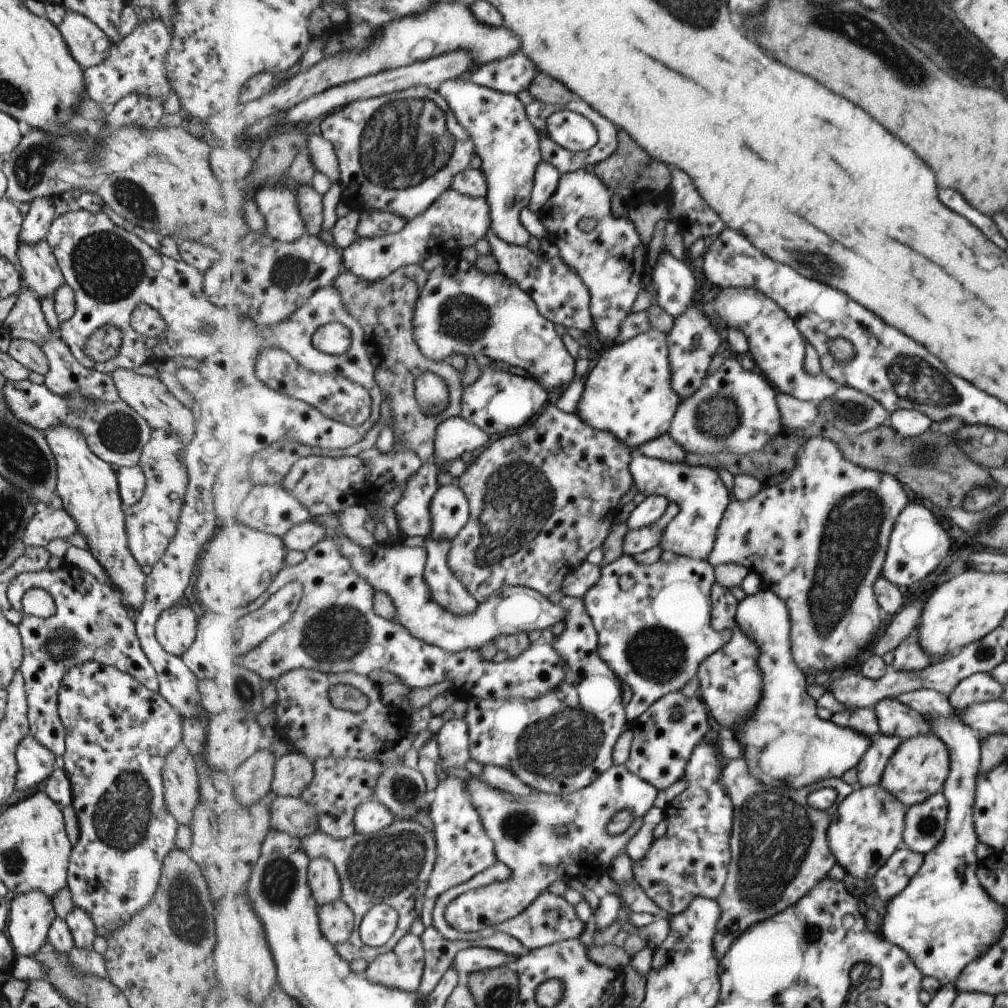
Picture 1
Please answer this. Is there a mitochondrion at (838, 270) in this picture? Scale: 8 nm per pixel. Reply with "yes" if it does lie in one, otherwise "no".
yes

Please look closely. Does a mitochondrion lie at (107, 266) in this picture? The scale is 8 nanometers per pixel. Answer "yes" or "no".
yes

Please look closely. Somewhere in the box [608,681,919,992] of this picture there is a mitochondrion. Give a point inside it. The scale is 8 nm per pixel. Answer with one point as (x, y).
(778, 834)

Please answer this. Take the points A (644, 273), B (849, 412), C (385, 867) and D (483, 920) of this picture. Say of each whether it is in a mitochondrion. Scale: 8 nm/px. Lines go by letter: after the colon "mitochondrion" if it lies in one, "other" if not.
A: other
B: mitochondrion
C: mitochondrion
D: other

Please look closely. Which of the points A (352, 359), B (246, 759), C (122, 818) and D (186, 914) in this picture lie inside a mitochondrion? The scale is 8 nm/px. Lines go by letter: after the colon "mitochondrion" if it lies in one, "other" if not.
A: other
B: other
C: mitochondrion
D: mitochondrion

